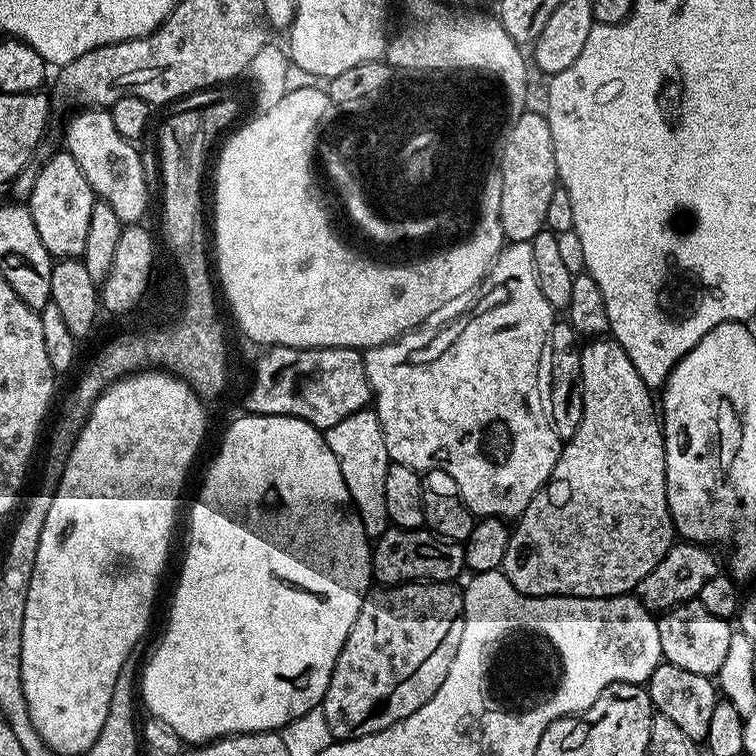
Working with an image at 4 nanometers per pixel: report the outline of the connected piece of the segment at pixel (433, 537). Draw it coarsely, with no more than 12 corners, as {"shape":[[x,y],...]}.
{"shape":[[389,527],[372,544],[380,586],[452,582],[464,545]]}

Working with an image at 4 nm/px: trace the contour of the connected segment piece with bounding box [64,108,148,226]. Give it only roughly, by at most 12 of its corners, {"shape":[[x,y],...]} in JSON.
{"shape":[[84,108],[65,149],[126,226],[148,184],[136,146],[109,111]]}

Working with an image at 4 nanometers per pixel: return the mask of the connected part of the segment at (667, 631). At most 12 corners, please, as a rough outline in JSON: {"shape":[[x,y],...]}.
{"shape":[[699,599],[657,619],[667,663],[709,678],[734,631]]}

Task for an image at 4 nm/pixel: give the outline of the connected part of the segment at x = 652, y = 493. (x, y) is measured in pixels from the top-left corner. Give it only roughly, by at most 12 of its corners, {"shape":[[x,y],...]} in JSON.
{"shape":[[610,336],[511,529],[527,596],[631,593],[676,540],[653,393]]}

